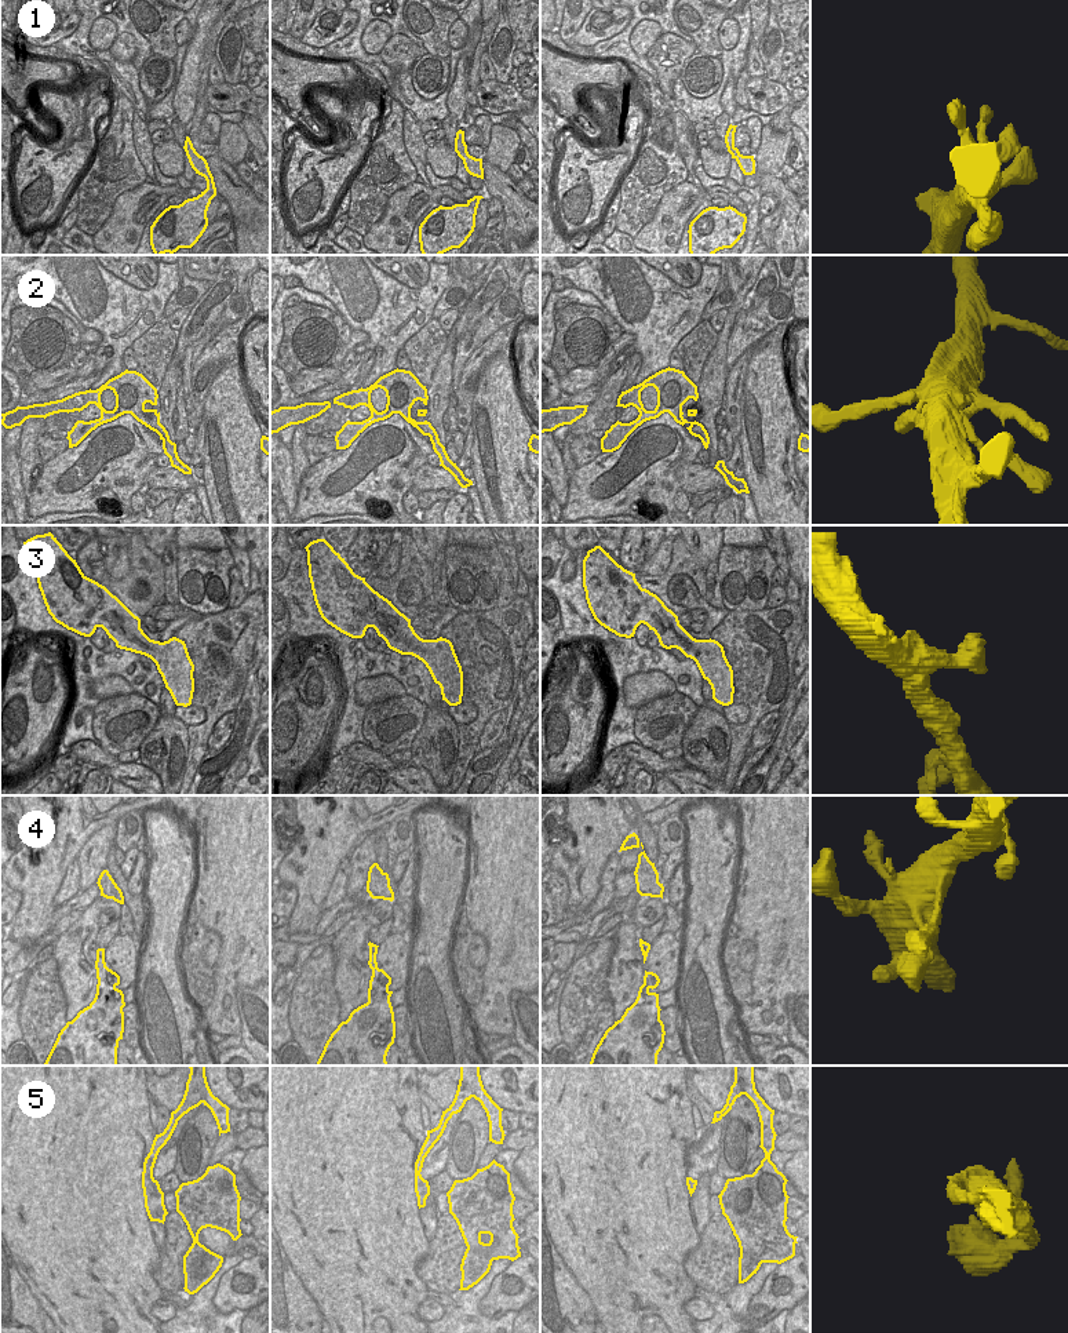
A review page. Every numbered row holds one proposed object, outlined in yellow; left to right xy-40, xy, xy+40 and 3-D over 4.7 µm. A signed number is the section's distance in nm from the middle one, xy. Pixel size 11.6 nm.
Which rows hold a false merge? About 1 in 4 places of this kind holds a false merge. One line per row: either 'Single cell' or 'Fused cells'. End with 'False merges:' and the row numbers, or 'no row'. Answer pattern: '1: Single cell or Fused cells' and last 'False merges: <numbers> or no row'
1: Single cell
2: Single cell
3: Single cell
4: Single cell
5: Fused cells
False merges: 5

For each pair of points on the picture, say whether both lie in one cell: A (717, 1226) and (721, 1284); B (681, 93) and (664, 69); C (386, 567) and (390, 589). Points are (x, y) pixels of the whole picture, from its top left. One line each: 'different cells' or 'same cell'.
A: same cell
B: different cells
C: different cells

